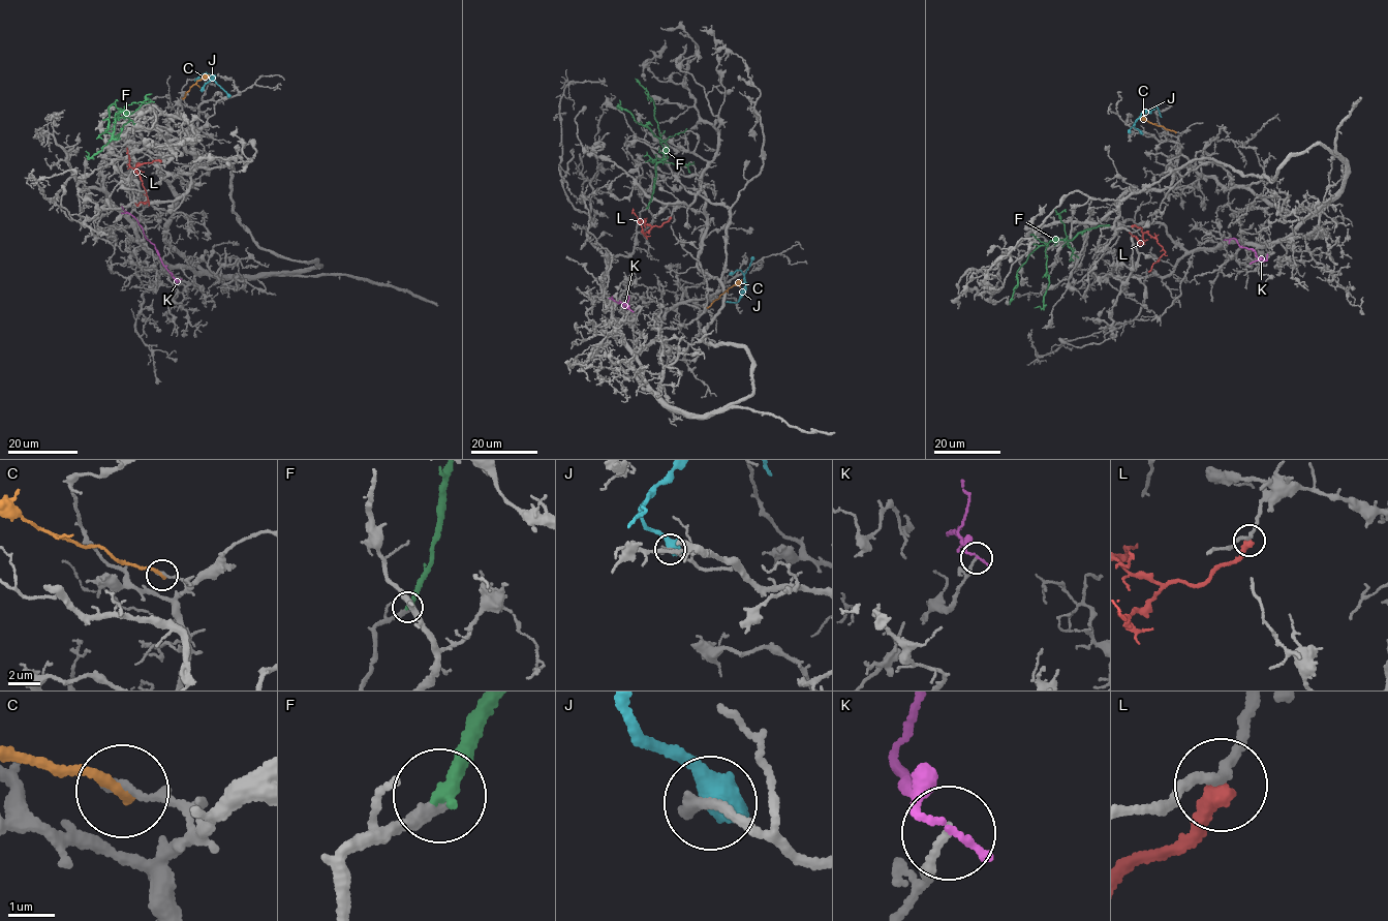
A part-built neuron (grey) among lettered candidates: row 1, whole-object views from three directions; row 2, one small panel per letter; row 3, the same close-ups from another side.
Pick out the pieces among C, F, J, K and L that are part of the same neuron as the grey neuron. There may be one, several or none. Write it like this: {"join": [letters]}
{"join": ["F"]}

